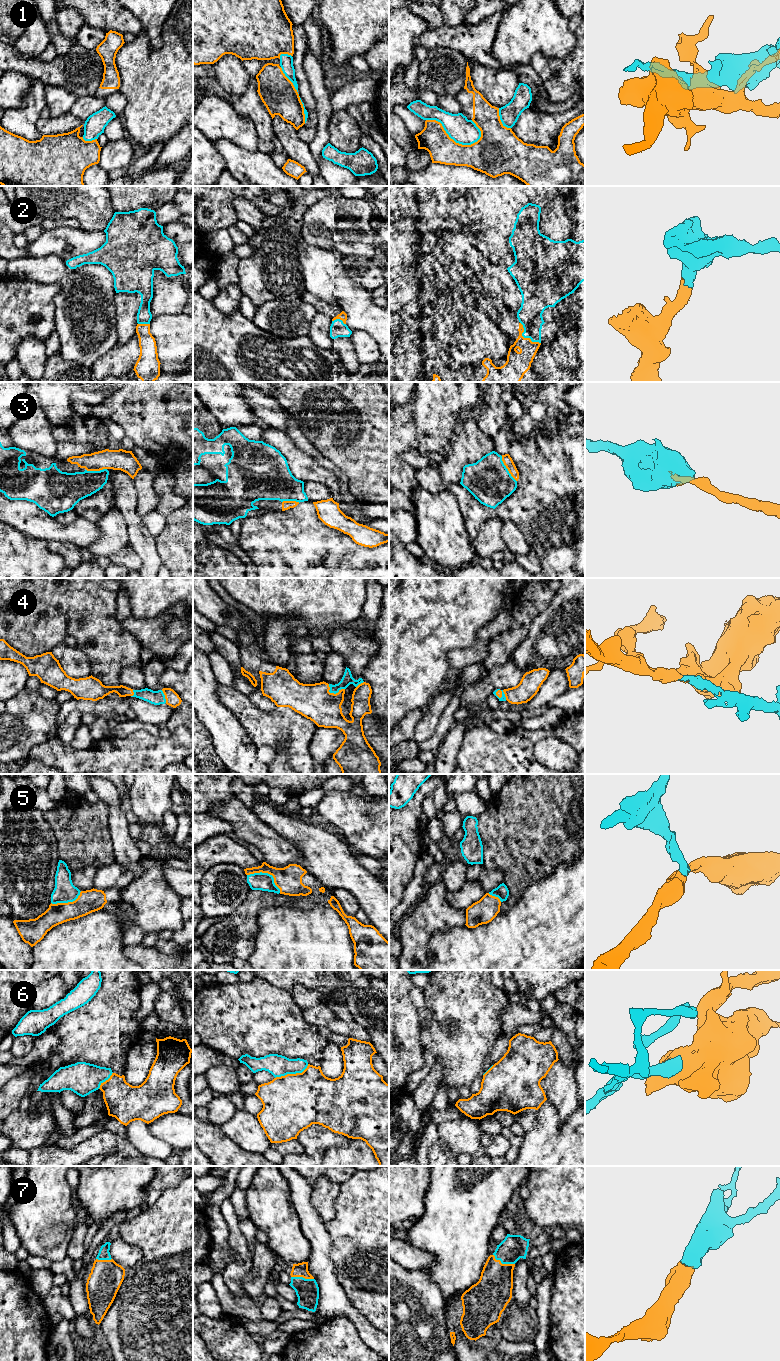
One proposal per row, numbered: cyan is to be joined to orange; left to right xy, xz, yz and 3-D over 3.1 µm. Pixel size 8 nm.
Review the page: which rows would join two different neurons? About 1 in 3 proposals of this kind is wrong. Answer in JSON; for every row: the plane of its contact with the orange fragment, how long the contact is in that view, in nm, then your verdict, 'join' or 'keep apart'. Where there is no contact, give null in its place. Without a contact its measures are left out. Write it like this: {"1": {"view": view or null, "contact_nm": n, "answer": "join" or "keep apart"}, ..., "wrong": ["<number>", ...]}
{"1": {"view": "yz", "contact_nm": 460, "answer": "keep apart"}, "2": {"view": "yz", "contact_nm": 240, "answer": "join"}, "3": {"view": "yz", "contact_nm": 240, "answer": "join"}, "4": {"view": "xz", "contact_nm": 140, "answer": "join"}, "5": {"view": "xz", "contact_nm": 300, "answer": "join"}, "6": {"view": "xz", "contact_nm": 300, "answer": "keep apart"}, "7": {"view": "yz", "contact_nm": 190, "answer": "join"}, "wrong": ["1", "6"]}

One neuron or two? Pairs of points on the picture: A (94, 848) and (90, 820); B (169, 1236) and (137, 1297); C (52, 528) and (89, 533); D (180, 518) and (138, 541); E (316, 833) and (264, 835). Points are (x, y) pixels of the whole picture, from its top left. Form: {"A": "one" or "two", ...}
{"A": "one", "B": "one", "C": "one", "D": "two", "E": "two"}

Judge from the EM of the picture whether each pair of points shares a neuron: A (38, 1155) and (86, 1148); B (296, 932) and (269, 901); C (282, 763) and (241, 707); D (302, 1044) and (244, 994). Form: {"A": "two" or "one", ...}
{"A": "one", "B": "two", "C": "two", "D": "one"}

